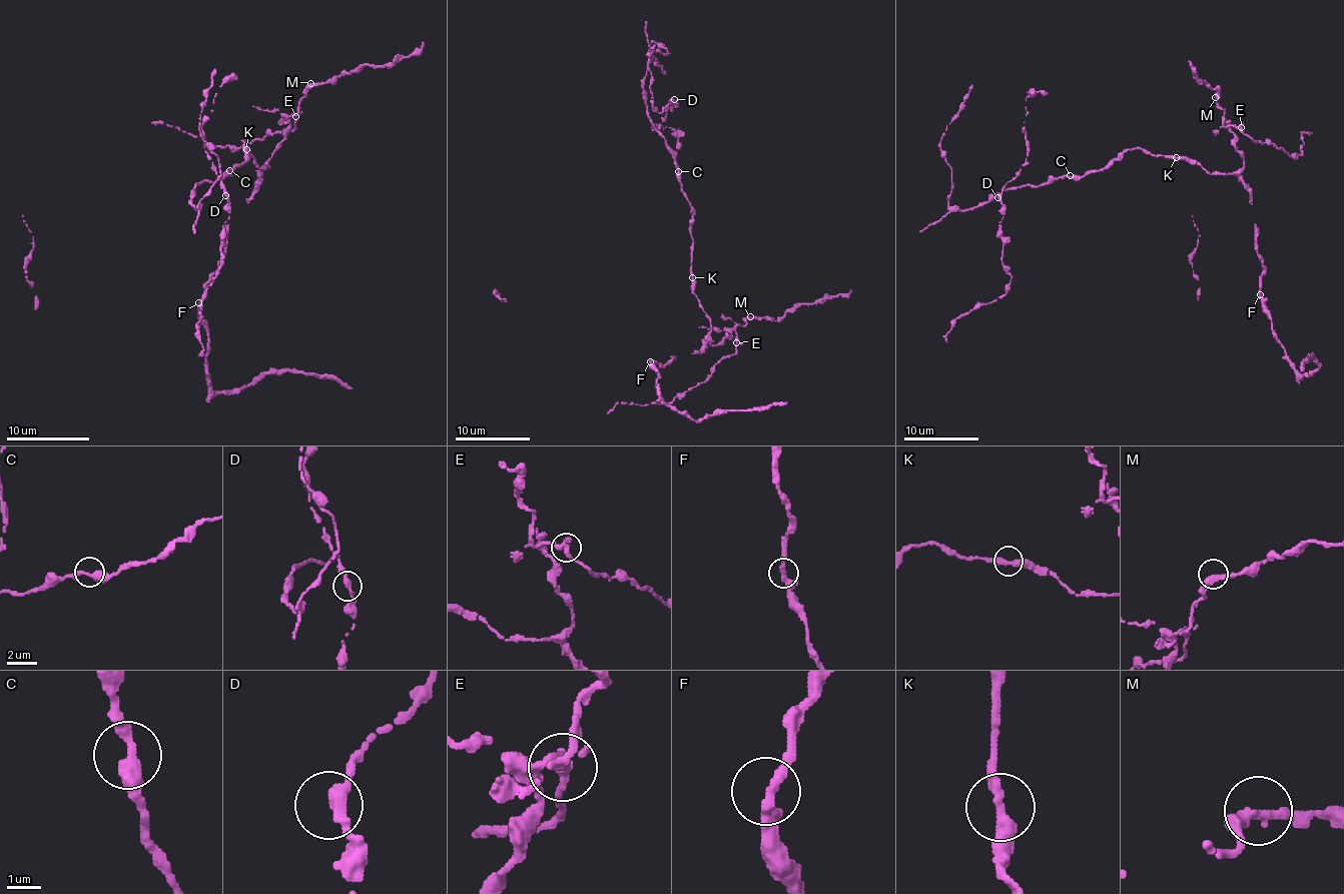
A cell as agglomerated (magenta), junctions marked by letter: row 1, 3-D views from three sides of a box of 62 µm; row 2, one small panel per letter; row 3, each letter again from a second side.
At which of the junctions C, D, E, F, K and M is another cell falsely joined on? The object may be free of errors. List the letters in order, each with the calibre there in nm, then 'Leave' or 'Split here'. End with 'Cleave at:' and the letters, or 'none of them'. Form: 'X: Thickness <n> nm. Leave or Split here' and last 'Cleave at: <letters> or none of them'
C: Thickness 360 nm. Leave
D: Thickness 320 nm. Leave
E: Thickness 320 nm. Split here
F: Thickness 320 nm. Leave
K: Thickness 360 nm. Leave
M: Thickness 320 nm. Leave
Cleave at: E

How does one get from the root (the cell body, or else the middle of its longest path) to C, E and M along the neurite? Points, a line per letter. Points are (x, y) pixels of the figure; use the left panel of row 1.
C: (246, 151), (246, 139), (246, 159), (229, 170)
E: (246, 151), (260, 168), (267, 168), (264, 163), (283, 139), (289, 118), (293, 114), (296, 116)
M: (246, 151), (260, 168), (267, 168), (264, 163), (283, 139), (289, 118), (298, 112), (298, 103), (310, 83)

